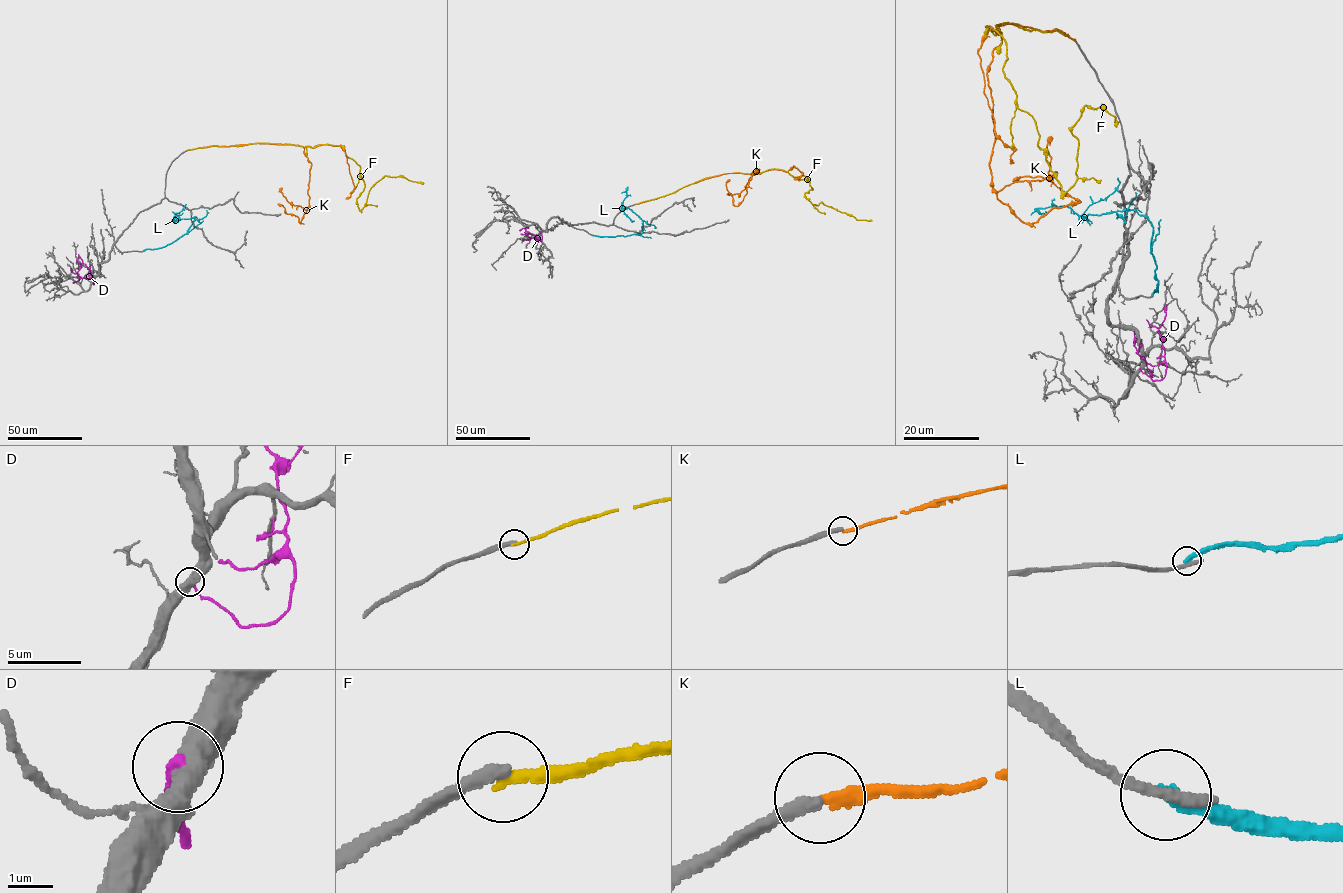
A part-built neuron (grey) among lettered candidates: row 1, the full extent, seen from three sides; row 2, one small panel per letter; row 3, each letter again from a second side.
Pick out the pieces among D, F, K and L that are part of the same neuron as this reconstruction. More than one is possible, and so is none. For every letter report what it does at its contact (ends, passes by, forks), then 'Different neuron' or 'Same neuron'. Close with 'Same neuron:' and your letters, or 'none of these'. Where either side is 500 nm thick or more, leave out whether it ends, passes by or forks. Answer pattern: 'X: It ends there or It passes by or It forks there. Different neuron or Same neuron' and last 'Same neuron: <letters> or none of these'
D: Different neuron
F: It ends there. Different neuron
K: It ends there. Different neuron
L: It ends there. Different neuron
Same neuron: none of these

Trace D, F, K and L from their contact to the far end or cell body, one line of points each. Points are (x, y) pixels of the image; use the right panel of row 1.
D: (1139, 369), (1153, 380), (1160, 380), (1165, 375), (1166, 364), (1153, 366), (1136, 353), (1141, 339)
F: (1075, 41), (986, 26), (1005, 40), (1003, 73), (1064, 191), (1077, 178), (1081, 110), (1102, 107), (1117, 124)
K: (1075, 40), (996, 26), (993, 191), (1025, 223), (1080, 202), (1041, 176), (1012, 181)
L: (1152, 295), (1157, 290), (1156, 265), (1147, 217), (1134, 210), (1080, 220), (1067, 207), (1038, 208), (1047, 214)

